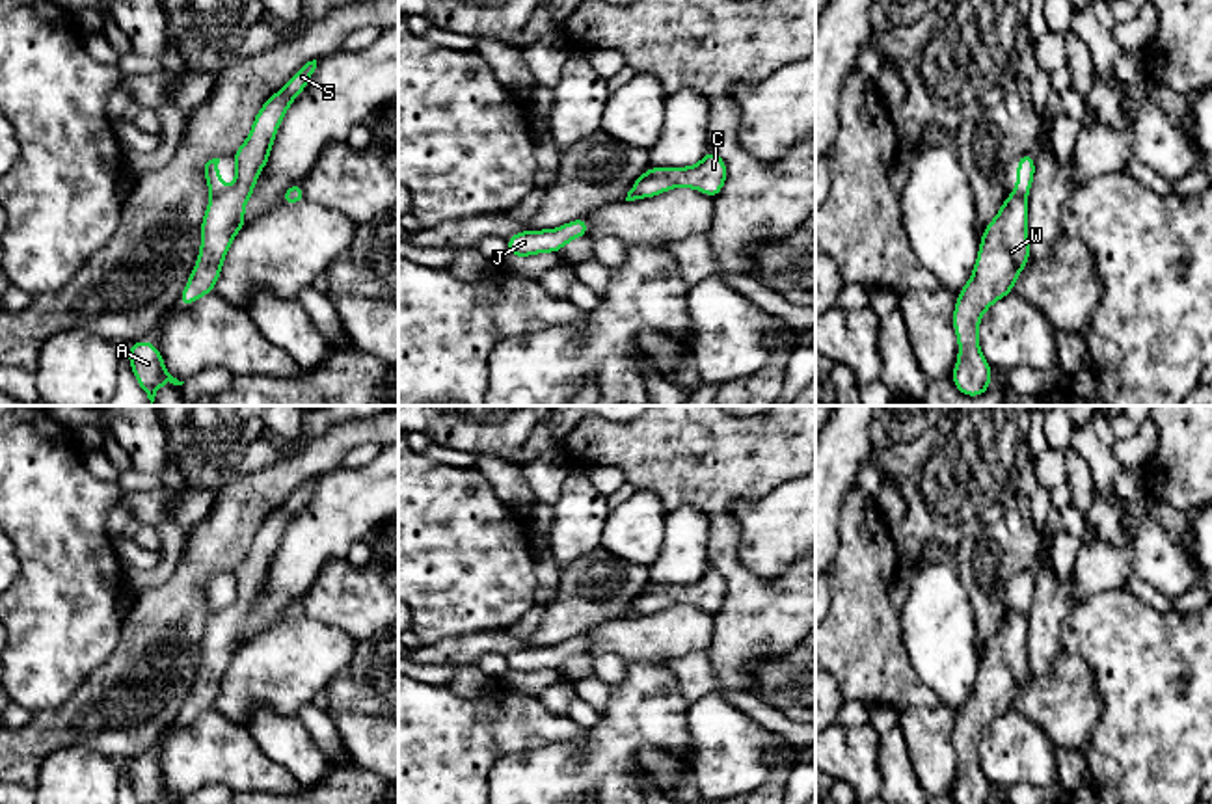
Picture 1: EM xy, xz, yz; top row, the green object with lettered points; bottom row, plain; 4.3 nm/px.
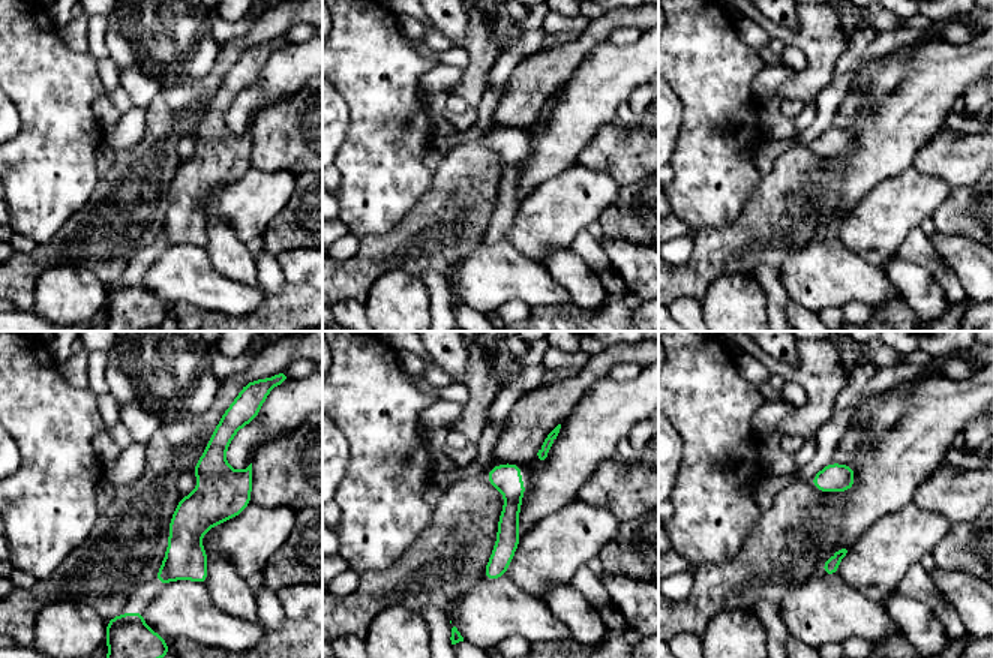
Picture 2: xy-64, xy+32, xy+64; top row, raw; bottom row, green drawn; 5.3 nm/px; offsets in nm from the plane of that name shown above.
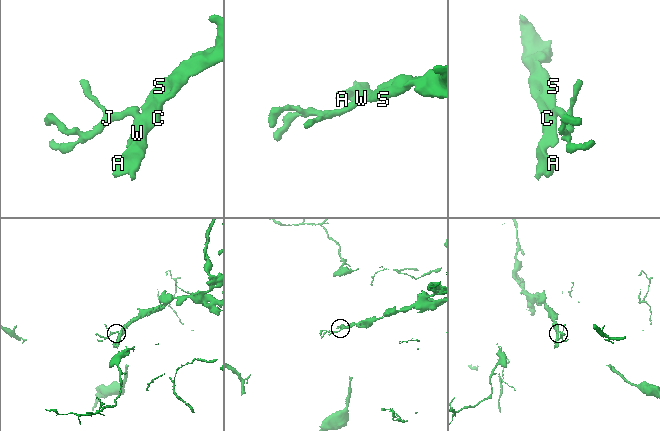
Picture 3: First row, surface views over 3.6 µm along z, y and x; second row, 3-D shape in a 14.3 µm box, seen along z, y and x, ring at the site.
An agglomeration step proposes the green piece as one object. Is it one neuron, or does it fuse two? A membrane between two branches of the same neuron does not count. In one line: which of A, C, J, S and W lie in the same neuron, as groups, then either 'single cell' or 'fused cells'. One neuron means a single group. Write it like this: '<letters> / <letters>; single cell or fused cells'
A C S W / J; fused cells

